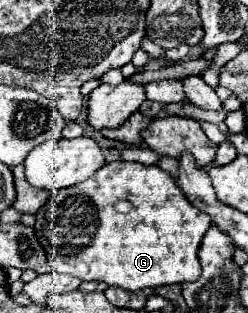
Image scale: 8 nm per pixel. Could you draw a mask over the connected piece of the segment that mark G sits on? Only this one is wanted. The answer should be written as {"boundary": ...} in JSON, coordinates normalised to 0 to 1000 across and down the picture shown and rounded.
{"boundary":[[[492,511],[419,524],[347,581],[250,601],[226,626],[202,626],[145,677],[137,716],[145,754],[226,869],[258,869],[323,895],[411,895],[435,914],[484,914],[524,933],[798,895],[798,799],[839,728],[847,690],[758,645],[677,550],[637,530]]]}

